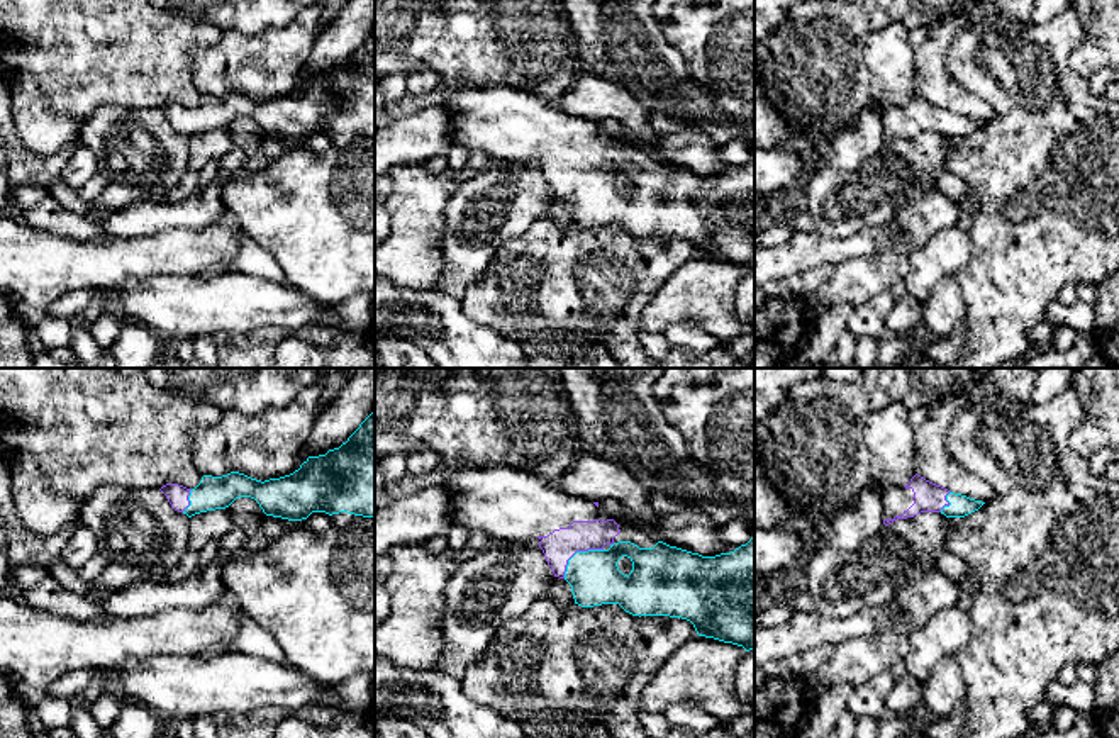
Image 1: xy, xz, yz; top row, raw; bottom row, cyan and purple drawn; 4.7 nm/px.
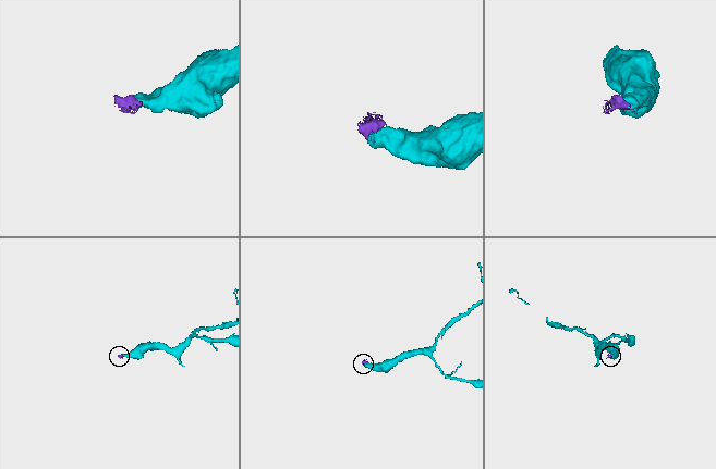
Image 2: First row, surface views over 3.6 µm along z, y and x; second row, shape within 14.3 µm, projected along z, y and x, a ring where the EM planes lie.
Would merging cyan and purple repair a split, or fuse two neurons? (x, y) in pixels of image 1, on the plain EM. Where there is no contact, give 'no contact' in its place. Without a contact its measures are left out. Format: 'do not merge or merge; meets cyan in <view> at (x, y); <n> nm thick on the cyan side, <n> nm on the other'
merge; meets cyan in xz at (577, 172); 240 nm thick on the cyan side, 160 nm on the other

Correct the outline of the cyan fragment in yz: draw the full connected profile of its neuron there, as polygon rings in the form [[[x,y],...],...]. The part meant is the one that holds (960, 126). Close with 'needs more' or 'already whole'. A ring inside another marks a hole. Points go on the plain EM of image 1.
[[[914,95],[904,107],[880,109],[883,144],[914,137],[921,132],[941,132],[946,137],[965,137],[978,131],[985,122],[955,114],[941,105]]]; needs more

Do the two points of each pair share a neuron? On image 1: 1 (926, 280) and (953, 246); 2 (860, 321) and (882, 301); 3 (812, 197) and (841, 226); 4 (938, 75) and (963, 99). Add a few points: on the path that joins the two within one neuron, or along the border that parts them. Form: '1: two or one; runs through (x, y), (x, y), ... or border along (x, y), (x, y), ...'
1: one; runs through (928, 272), (945, 255)
2: one; runs through (865, 316), (877, 306)
3: one; runs through (821, 201), (838, 218)
4: one; runs through (943, 82), (957, 95)

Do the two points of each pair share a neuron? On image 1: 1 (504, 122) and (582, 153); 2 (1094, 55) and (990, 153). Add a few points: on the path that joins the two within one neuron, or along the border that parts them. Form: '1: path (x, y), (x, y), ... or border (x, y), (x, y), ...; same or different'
1: path (523, 126), (543, 129), (563, 143); same
2: border (1084, 33), (1072, 51), (1070, 65), (1087, 80); different

